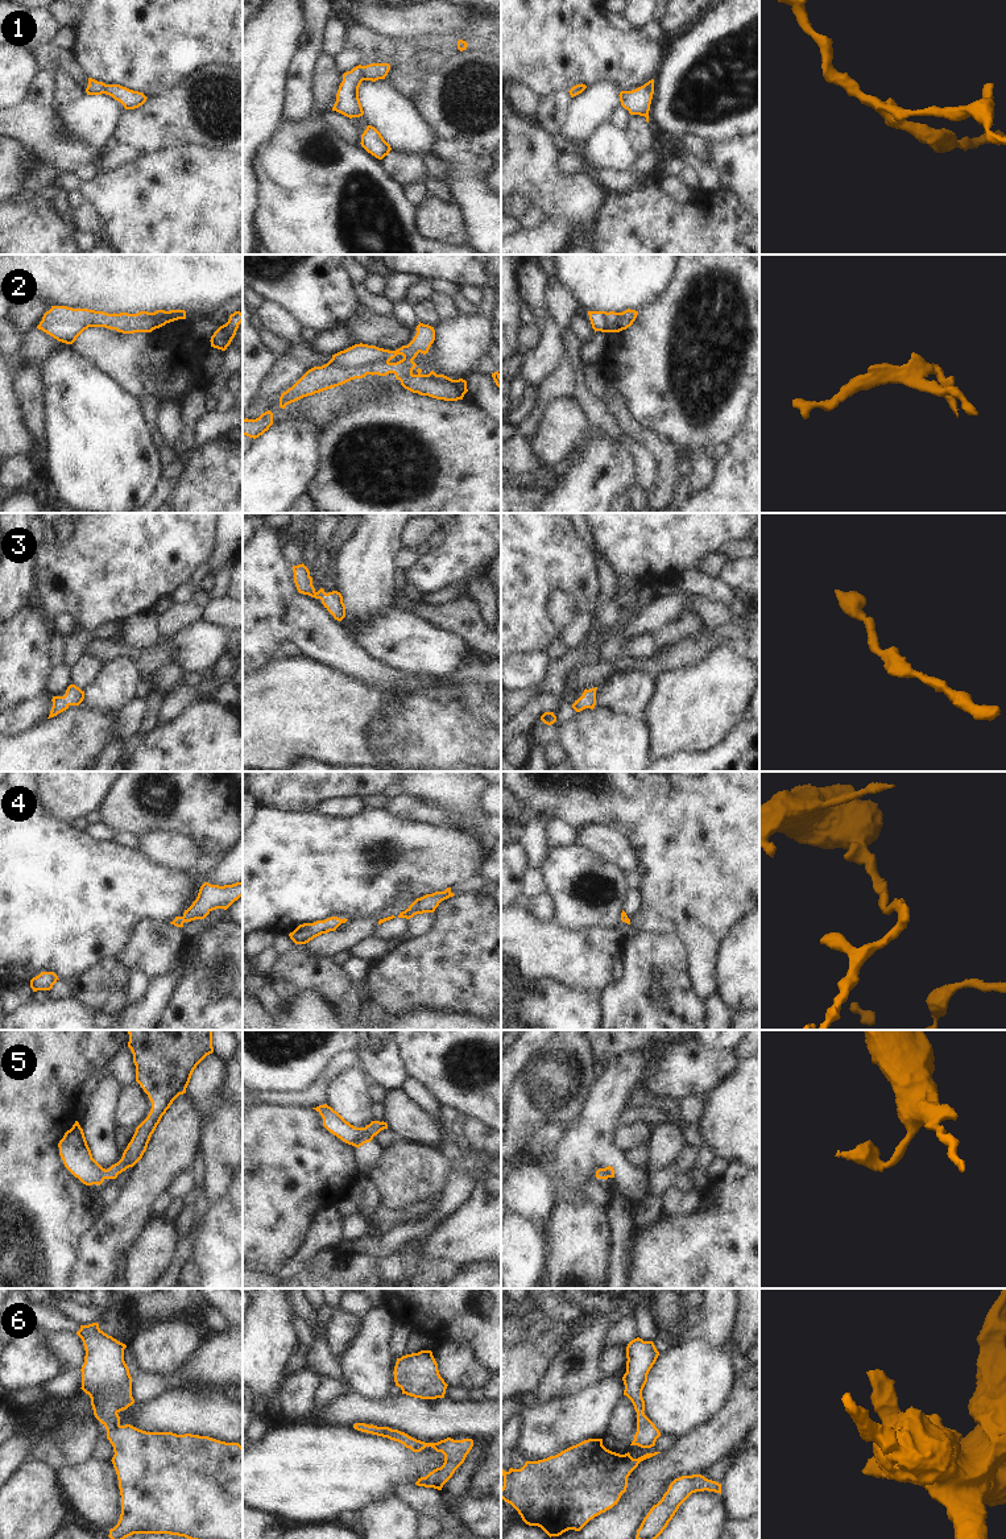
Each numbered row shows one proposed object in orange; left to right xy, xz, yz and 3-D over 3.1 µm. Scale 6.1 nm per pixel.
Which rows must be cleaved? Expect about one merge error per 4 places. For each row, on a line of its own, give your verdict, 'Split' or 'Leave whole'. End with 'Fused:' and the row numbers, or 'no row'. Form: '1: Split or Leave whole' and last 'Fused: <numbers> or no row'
1: Leave whole
2: Leave whole
3: Leave whole
4: Leave whole
5: Leave whole
6: Leave whole
Fused: no row

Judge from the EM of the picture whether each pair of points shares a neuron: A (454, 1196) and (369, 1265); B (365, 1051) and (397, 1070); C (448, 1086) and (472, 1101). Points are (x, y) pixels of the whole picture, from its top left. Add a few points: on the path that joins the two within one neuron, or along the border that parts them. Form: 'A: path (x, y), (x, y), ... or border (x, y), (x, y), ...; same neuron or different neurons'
A: border (347, 1253), (377, 1258); different neurons
B: path (373, 1059), (381, 1067), (389, 1070); same neuron
C: path (454, 1087), (467, 1096); same neuron

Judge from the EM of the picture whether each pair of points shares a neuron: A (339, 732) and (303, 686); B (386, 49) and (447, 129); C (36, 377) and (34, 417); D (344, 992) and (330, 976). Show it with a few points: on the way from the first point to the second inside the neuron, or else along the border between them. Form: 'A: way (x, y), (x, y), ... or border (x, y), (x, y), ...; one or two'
A: way (328, 720), (306, 698); one
B: border (438, 67), (425, 77), (422, 89), (414, 100); two
C: way (34, 387), (34, 408); one
D: way (340, 988), (332, 980); one

